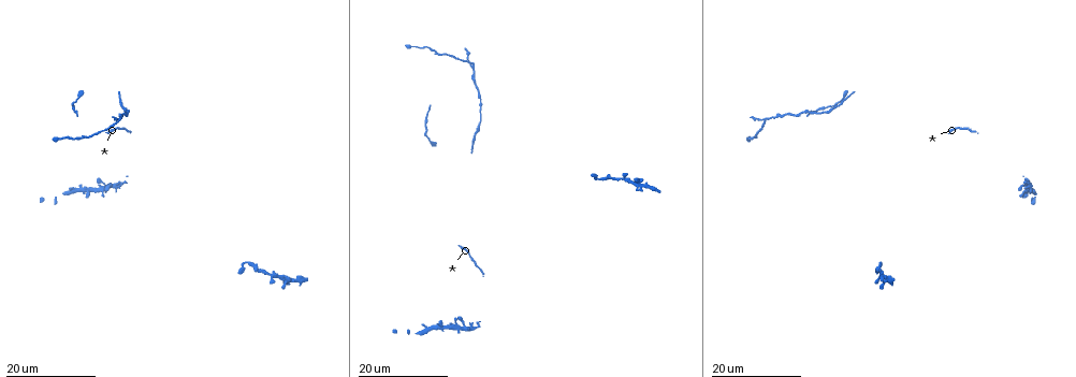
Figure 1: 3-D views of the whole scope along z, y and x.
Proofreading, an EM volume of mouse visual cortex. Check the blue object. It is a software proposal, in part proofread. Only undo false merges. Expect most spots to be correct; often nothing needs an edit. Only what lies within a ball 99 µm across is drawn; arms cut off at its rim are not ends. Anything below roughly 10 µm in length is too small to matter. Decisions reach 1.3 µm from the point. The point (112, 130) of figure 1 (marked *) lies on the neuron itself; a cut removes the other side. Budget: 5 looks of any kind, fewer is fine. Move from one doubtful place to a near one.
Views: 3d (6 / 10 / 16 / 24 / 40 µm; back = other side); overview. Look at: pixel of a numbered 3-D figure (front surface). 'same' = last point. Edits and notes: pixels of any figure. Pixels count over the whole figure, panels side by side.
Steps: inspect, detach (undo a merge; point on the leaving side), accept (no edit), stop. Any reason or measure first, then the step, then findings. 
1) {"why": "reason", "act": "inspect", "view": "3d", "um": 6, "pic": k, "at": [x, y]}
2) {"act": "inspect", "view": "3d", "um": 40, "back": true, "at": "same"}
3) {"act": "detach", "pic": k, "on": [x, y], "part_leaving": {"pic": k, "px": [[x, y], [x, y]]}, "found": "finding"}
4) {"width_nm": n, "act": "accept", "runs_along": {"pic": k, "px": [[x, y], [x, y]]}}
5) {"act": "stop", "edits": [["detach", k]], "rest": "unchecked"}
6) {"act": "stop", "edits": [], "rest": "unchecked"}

{"why": "thick turns thin", "act": "inspect", "view": "3d", "um": 16, "pic": 1, "at": [828, 111]}

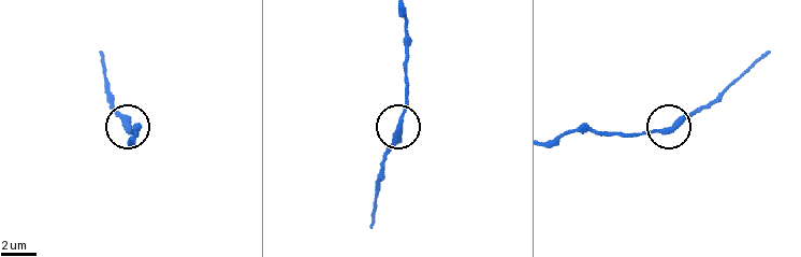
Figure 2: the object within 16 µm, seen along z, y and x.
{"act": "inspect", "view": "3d", "um": 10, "pic": 2, "at": [130, 133]}

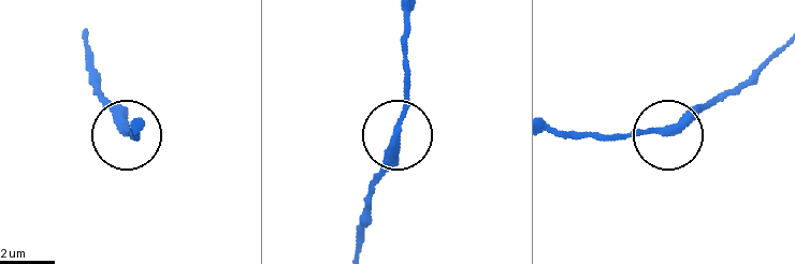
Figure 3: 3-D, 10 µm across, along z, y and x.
{"act": "accept", "found": "continuous, no second neuron"}

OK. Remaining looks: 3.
{"why": "sudden change in width", "act": "inspect", "view": "3d", "um": 24, "pic": 1, "at": [85, 135]}

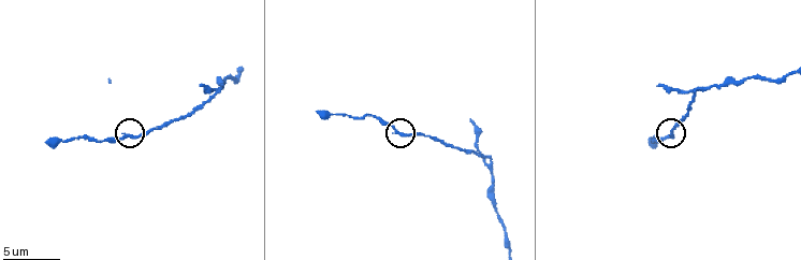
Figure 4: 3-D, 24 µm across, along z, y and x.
{"act": "inspect", "view": "3d", "um": 10, "pic": 4, "at": [129, 138]}

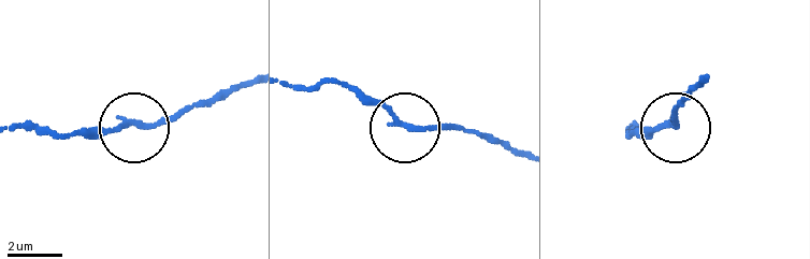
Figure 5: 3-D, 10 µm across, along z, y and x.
{"act": "accept", "found": "continuous, no second neuron"}

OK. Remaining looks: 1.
{"act": "stop", "edits": [], "rest": "unchecked"}

